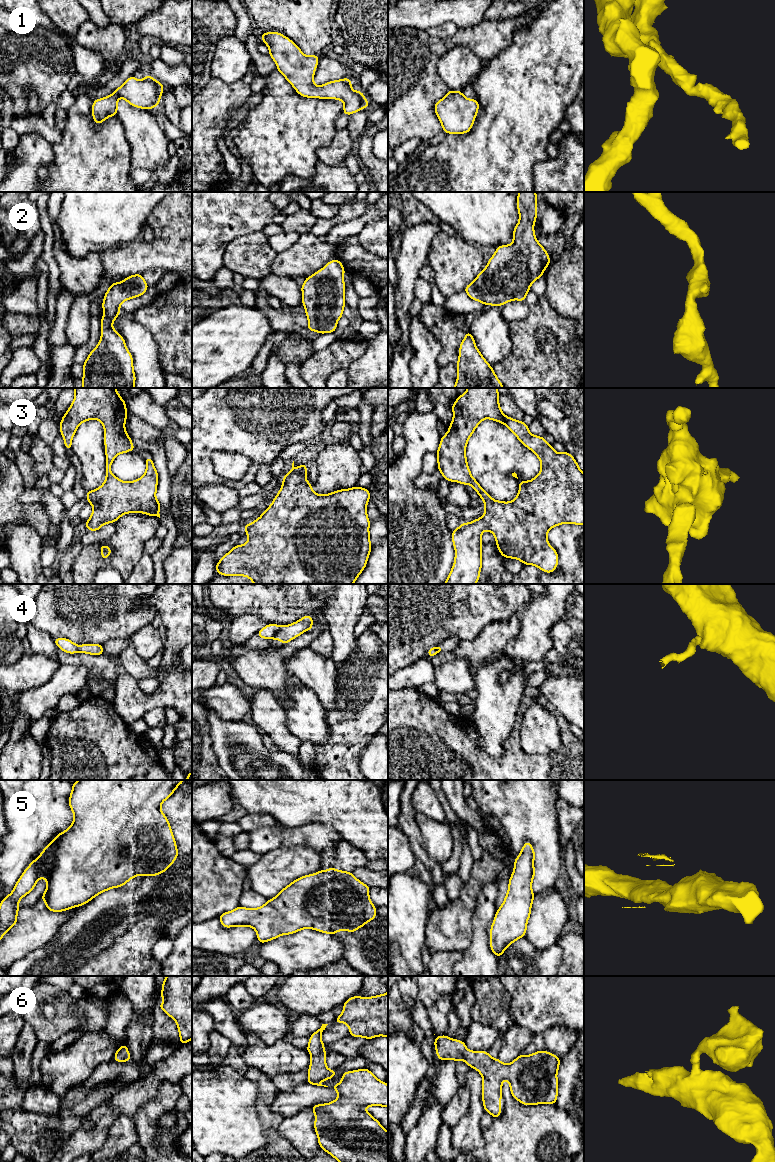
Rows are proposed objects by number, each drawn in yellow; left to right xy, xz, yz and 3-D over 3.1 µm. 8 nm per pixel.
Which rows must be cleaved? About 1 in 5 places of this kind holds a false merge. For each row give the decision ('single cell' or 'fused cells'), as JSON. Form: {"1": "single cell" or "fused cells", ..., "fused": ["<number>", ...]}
{"1": "single cell", "2": "single cell", "3": "single cell", "4": "fused cells", "5": "fused cells", "6": "single cell", "fused": ["4", "5"]}

